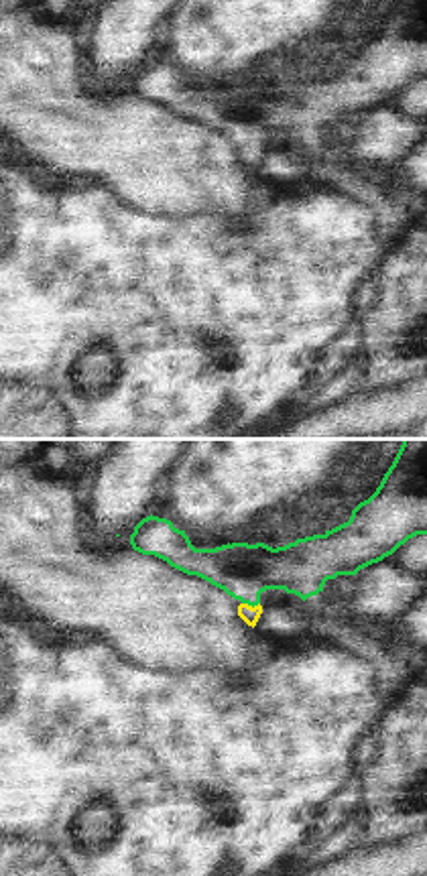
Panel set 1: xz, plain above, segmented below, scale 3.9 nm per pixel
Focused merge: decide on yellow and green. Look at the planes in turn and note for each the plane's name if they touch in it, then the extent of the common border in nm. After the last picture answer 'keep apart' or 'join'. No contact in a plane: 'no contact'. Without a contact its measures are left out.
meets yellow in xz; contact 70 nm long

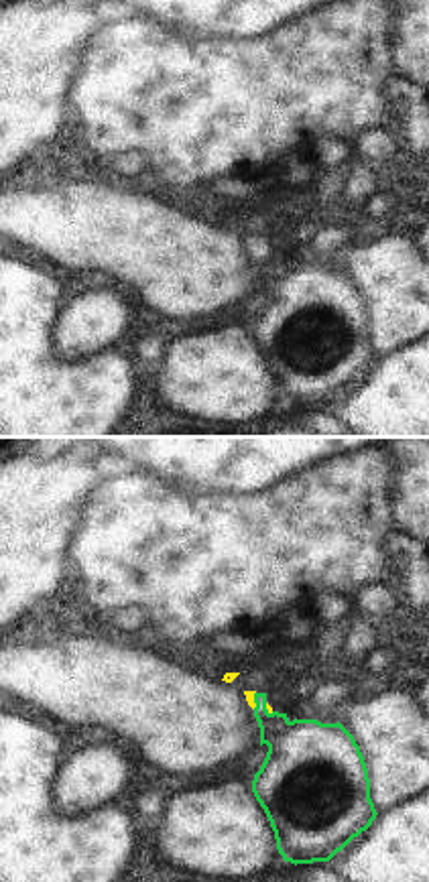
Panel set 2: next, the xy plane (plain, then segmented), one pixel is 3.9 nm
meets yellow in xy; contact 70 nm long

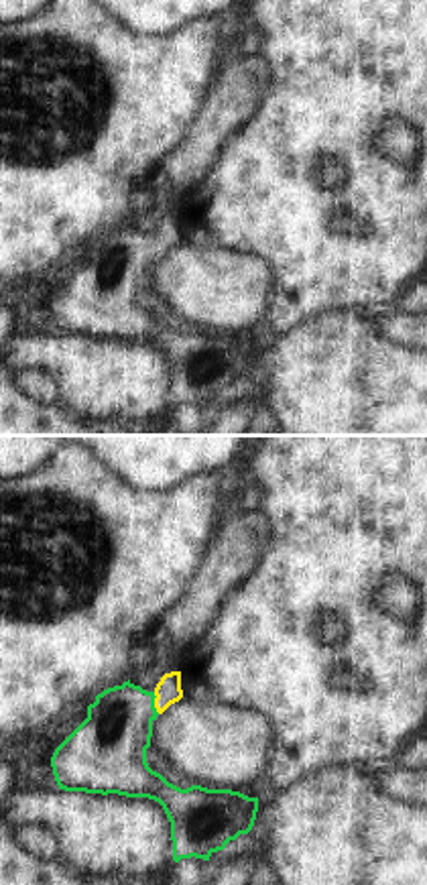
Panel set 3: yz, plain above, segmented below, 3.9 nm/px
meets yellow in yz; contact 90 nm long

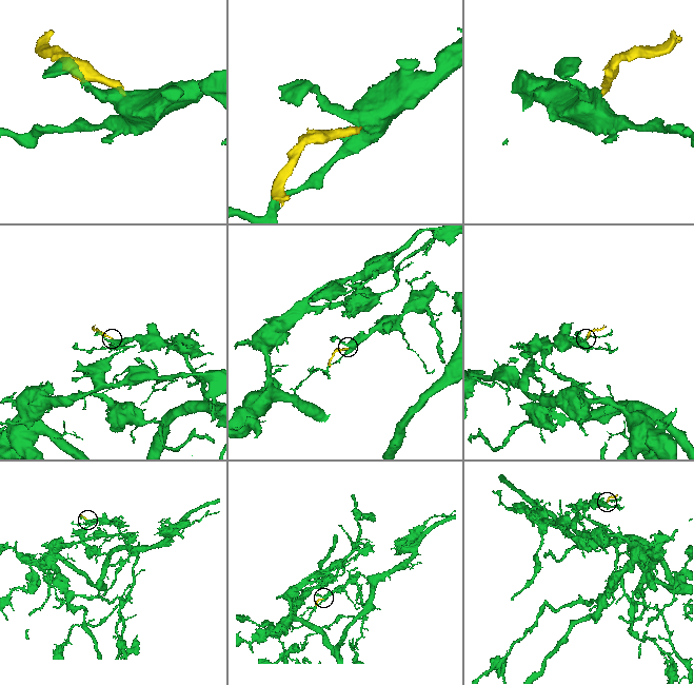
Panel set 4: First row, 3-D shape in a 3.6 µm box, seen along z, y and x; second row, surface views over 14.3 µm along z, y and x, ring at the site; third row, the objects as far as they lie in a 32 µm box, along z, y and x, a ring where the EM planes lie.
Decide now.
join

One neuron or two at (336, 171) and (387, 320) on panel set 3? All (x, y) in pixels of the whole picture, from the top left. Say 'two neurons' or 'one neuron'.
two neurons

